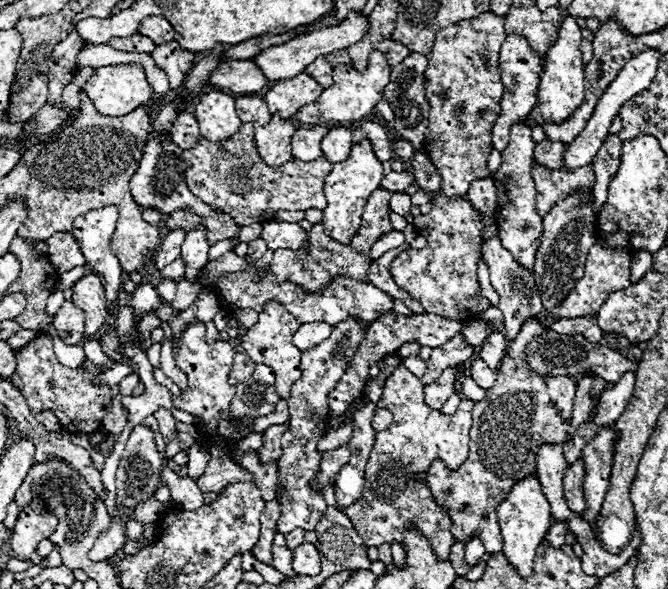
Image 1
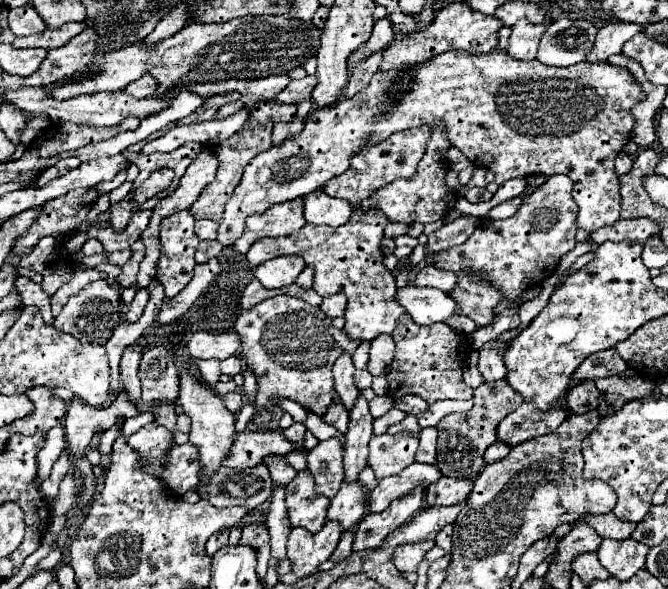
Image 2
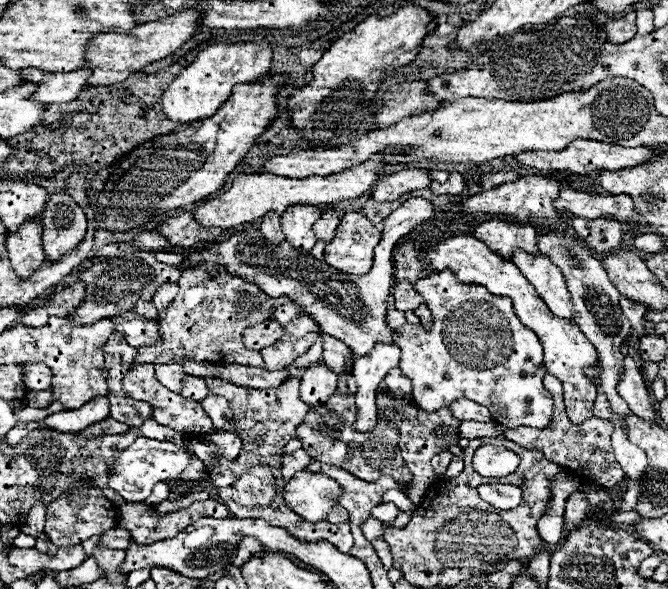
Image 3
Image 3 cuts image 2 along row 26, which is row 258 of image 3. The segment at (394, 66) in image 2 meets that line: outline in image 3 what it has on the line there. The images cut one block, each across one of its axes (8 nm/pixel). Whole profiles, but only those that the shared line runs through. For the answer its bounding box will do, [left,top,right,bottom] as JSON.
[422,236,596,424]

